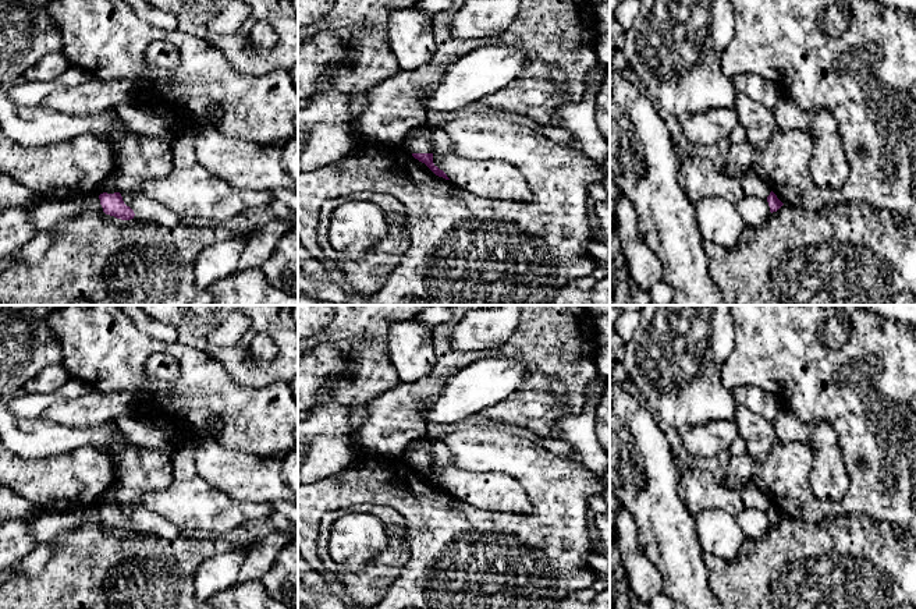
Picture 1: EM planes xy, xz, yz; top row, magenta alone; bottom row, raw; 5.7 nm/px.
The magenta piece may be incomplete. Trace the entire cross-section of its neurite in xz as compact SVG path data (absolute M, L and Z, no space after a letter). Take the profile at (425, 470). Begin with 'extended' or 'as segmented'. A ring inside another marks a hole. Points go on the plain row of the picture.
as segmented | M412 465L412 468L425 475L436 488L450 492L447 486L433 475L433 465Z

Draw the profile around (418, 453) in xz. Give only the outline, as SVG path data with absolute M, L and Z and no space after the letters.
M419 438L411 442L404 453L409 465L432 465L433 456L427 440Z

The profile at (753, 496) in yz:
M750 479L741 491L745 509L767 510L771 504L770 495Z

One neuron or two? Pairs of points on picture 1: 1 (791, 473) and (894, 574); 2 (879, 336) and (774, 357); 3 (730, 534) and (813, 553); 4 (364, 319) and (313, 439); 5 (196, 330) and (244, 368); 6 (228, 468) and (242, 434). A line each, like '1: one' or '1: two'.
1: two
2: one
3: two
4: one
5: one
6: two

